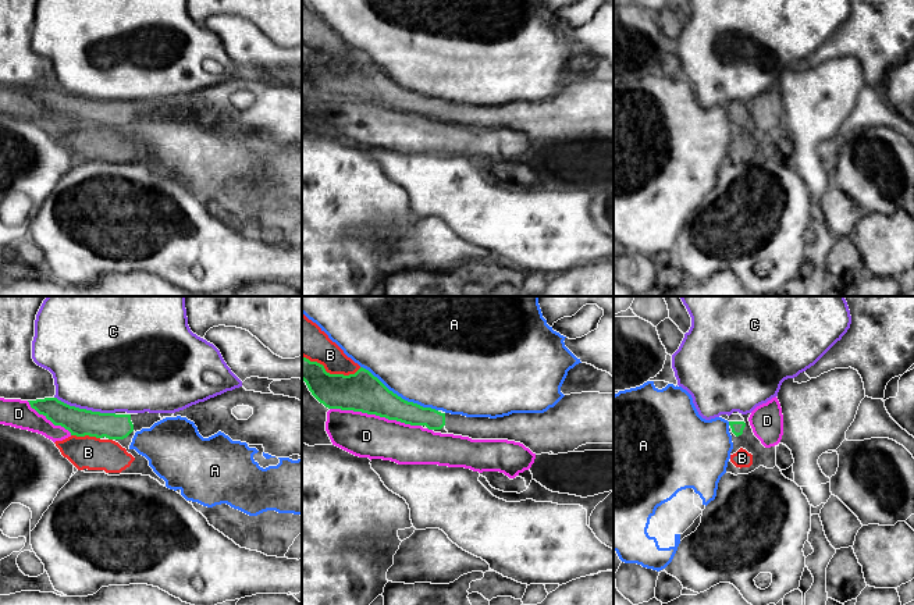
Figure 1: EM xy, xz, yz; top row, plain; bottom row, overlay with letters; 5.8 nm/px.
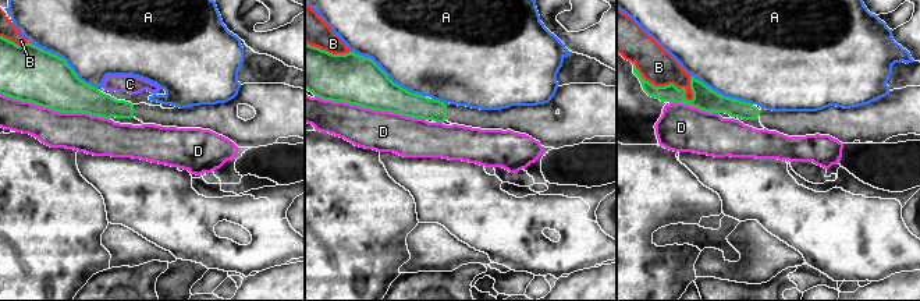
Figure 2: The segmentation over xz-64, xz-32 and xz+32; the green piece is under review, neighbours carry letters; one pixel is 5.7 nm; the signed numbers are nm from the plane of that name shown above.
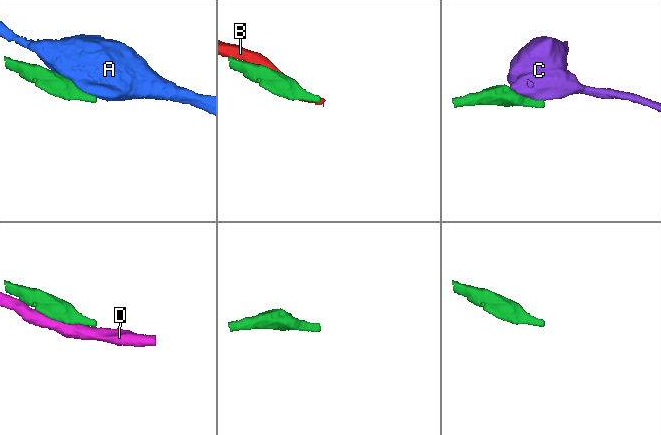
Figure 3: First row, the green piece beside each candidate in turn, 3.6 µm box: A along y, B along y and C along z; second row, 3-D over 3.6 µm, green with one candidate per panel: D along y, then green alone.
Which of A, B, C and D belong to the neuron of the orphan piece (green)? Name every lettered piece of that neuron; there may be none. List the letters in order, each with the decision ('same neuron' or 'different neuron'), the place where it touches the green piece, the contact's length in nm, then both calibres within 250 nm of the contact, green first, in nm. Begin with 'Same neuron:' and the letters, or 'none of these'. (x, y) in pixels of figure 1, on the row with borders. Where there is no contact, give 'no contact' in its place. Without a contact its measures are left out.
Same neuron: none of these
A: different neuron; contact xz (399, 397); length 500 nm; calibres 220 and 500 nm
B: different neuron; contact xz (331, 374); length 360 nm; calibres 220 and 200 nm
C: different neuron; contact xy (85, 409); length 360 nm; calibres 160 and 500 nm
D: different neuron; contact xz (376, 415); length 550 nm; calibres 220 and 260 nm

